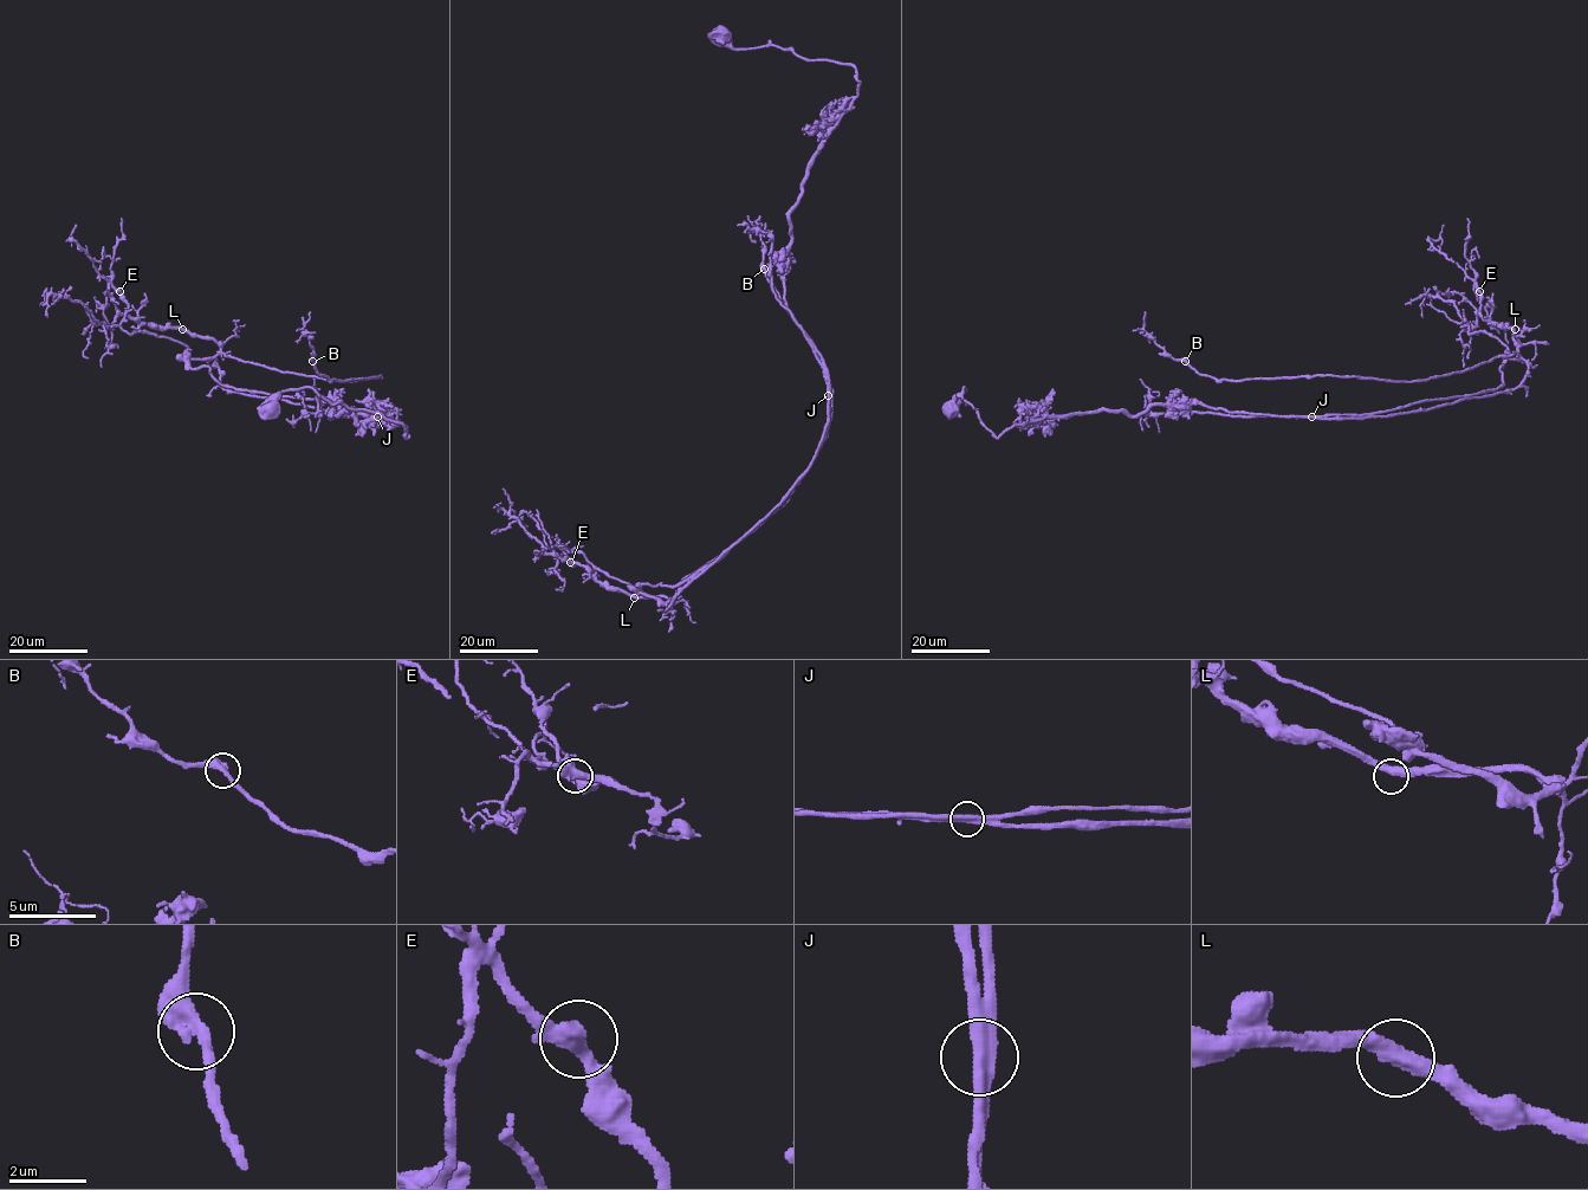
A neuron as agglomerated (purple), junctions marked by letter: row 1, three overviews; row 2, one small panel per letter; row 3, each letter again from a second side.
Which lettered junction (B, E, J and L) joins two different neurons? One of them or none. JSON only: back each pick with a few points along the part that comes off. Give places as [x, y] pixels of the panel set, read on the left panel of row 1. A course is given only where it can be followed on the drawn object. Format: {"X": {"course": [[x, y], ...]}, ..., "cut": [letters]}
{"J": {"course": [[377, 418], [220, 383], [220, 353], [341, 382], [380, 376], [319, 375], [304, 330], [310, 311]]}, "cut": ["J"]}

